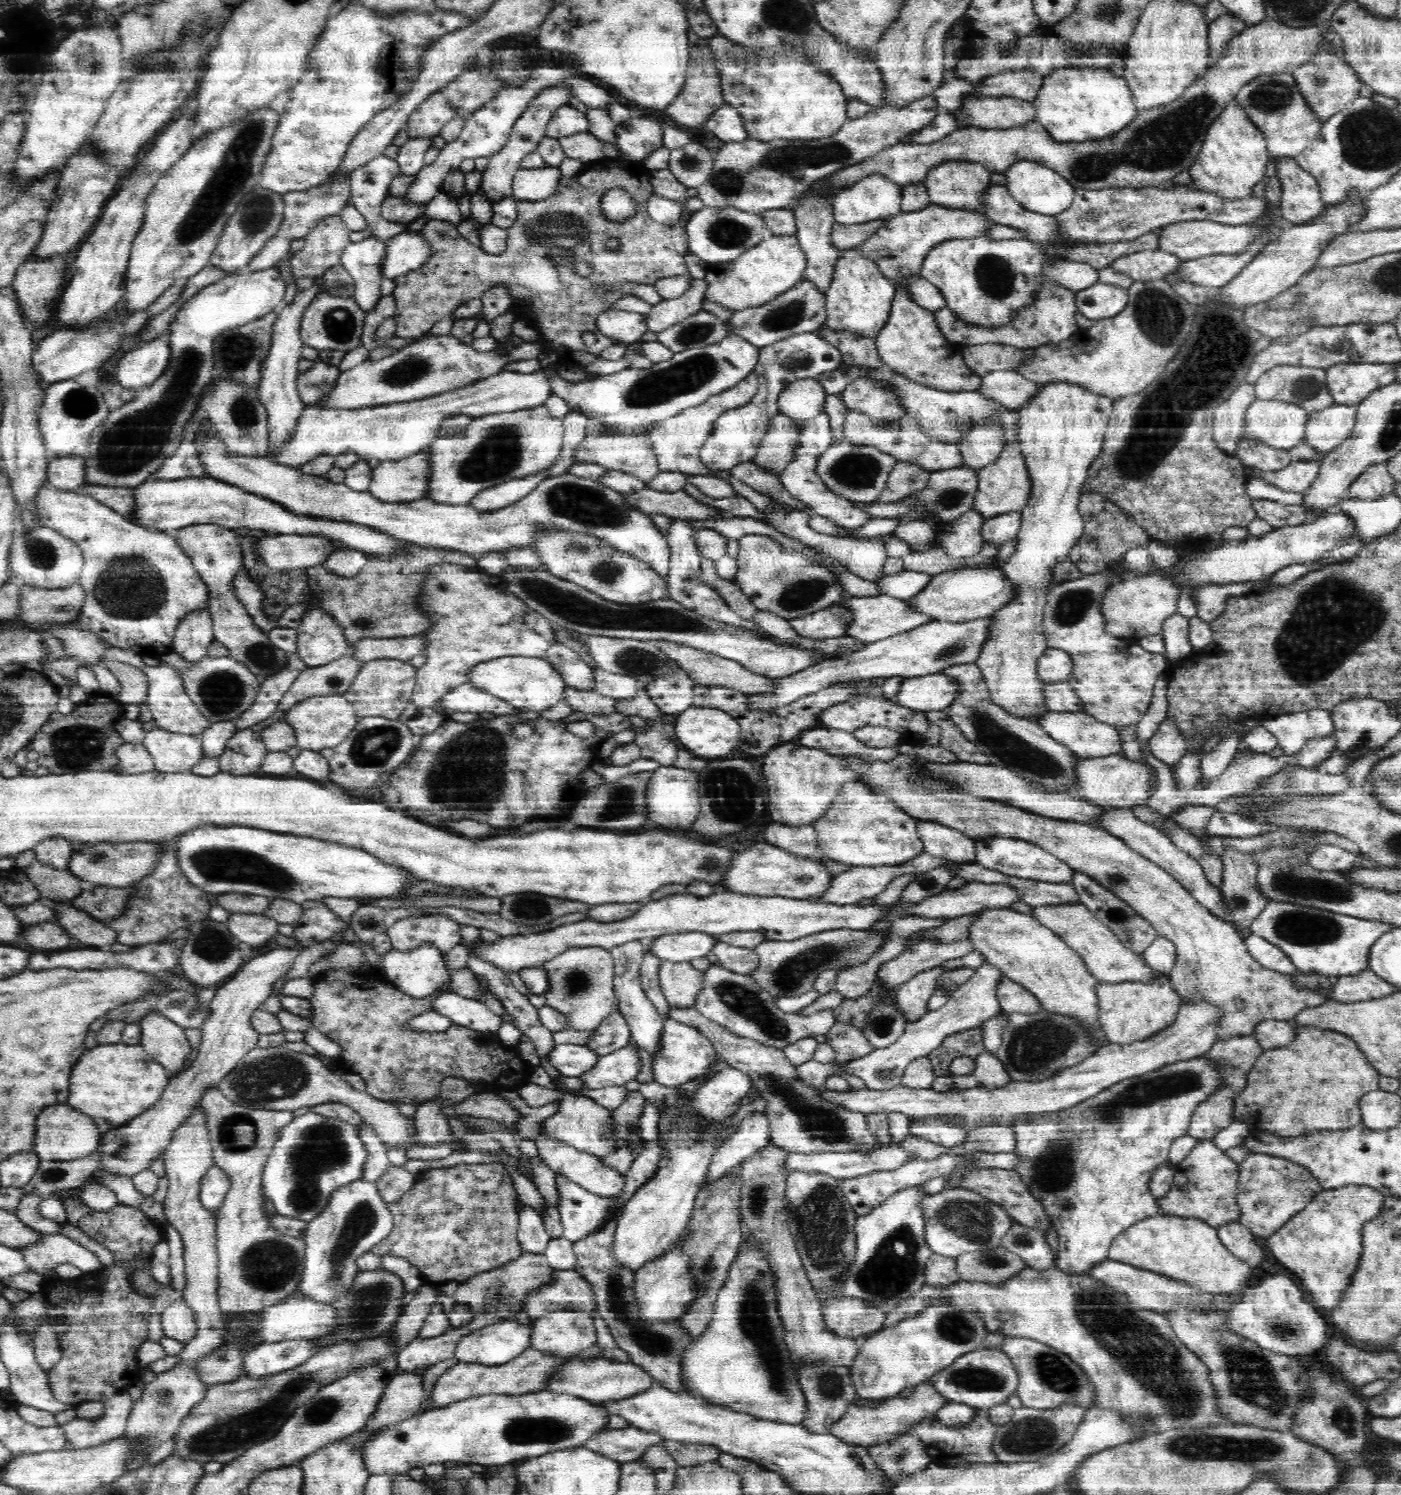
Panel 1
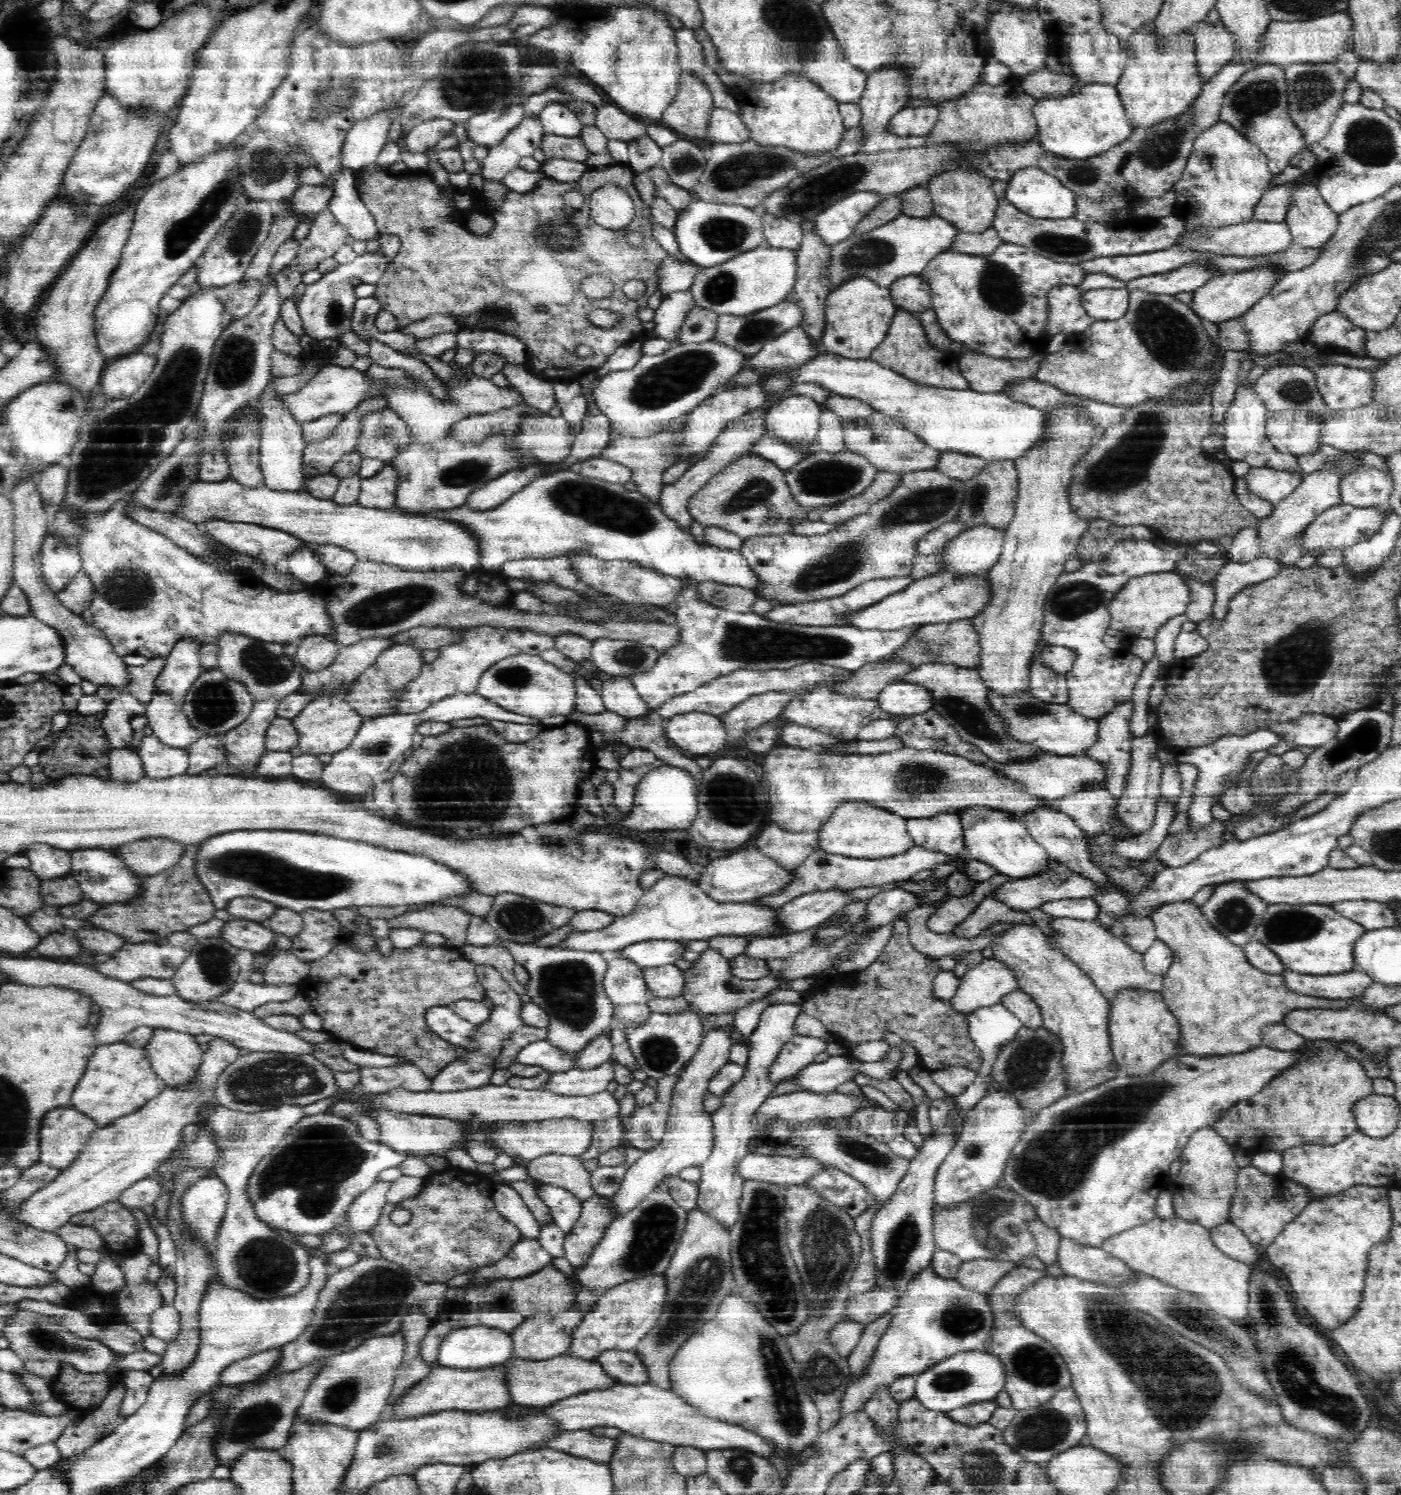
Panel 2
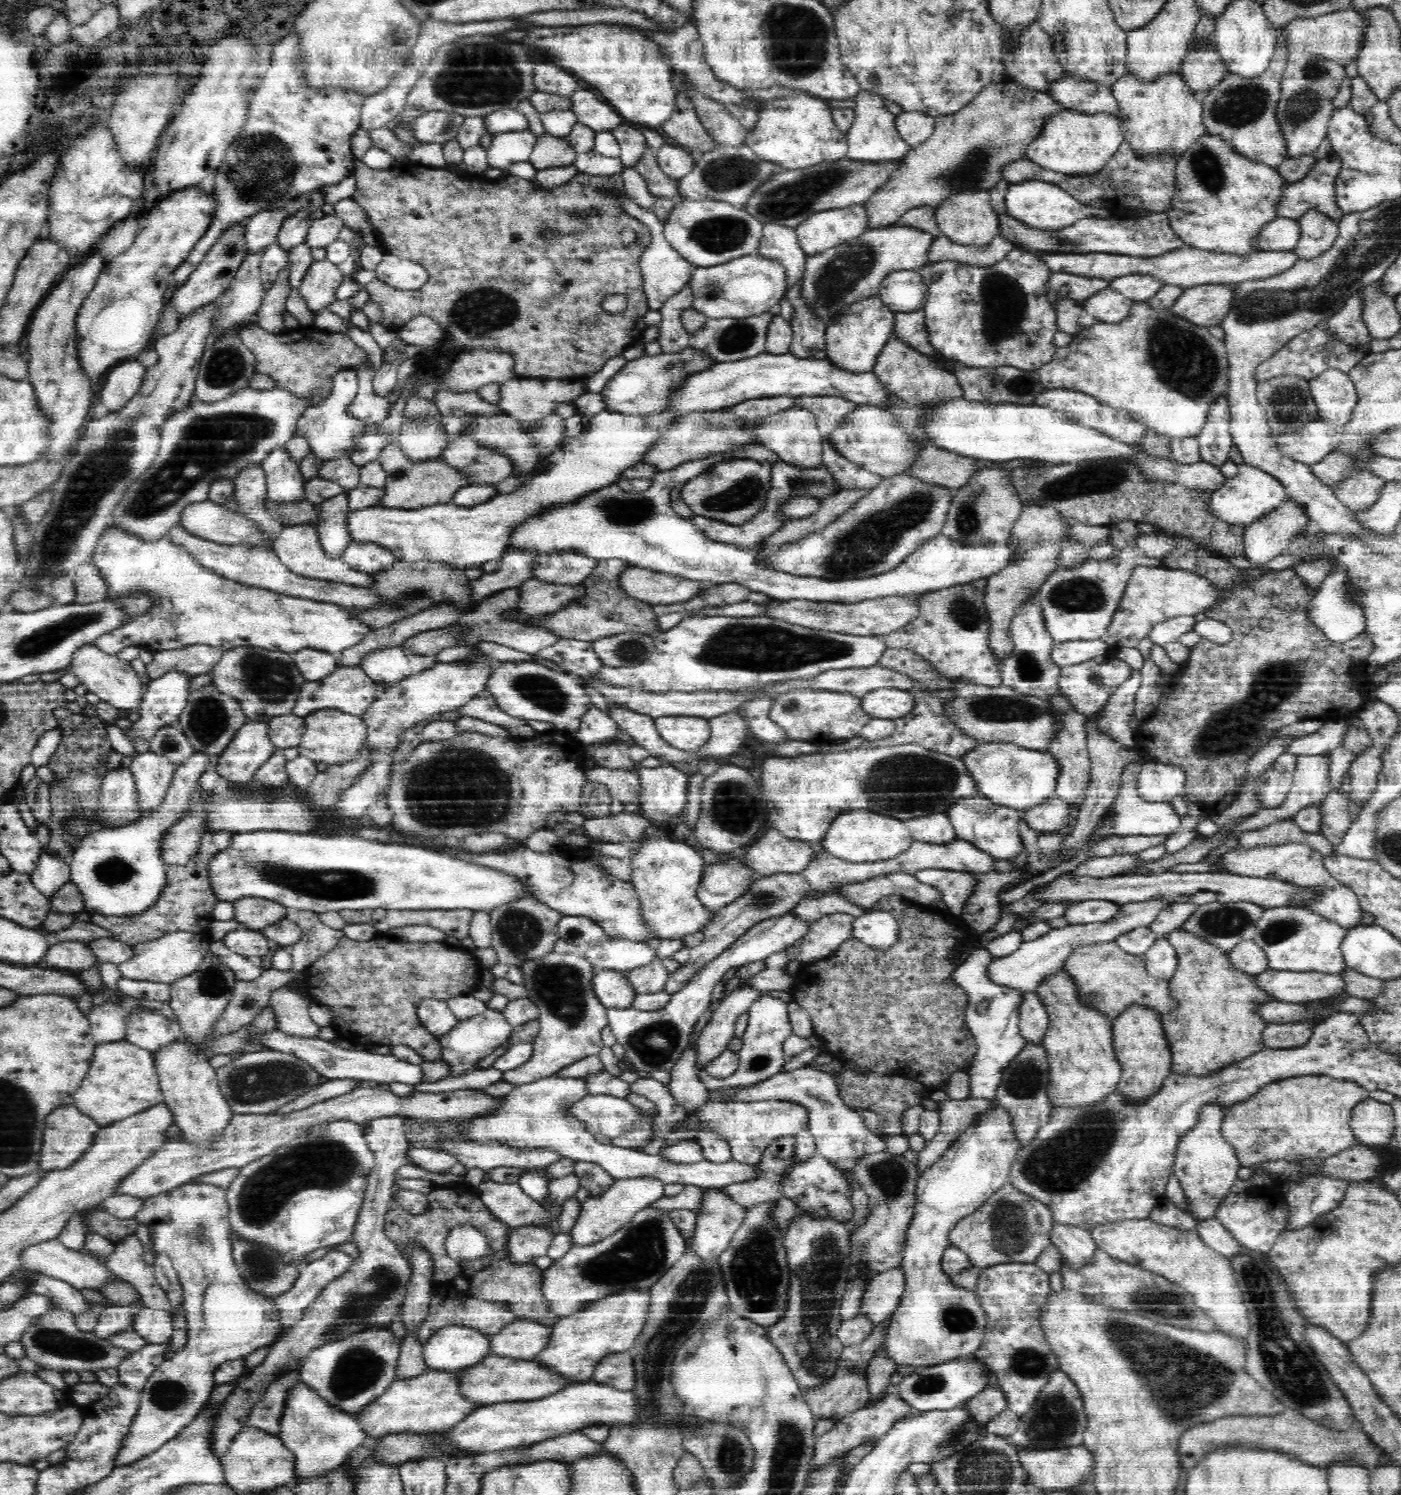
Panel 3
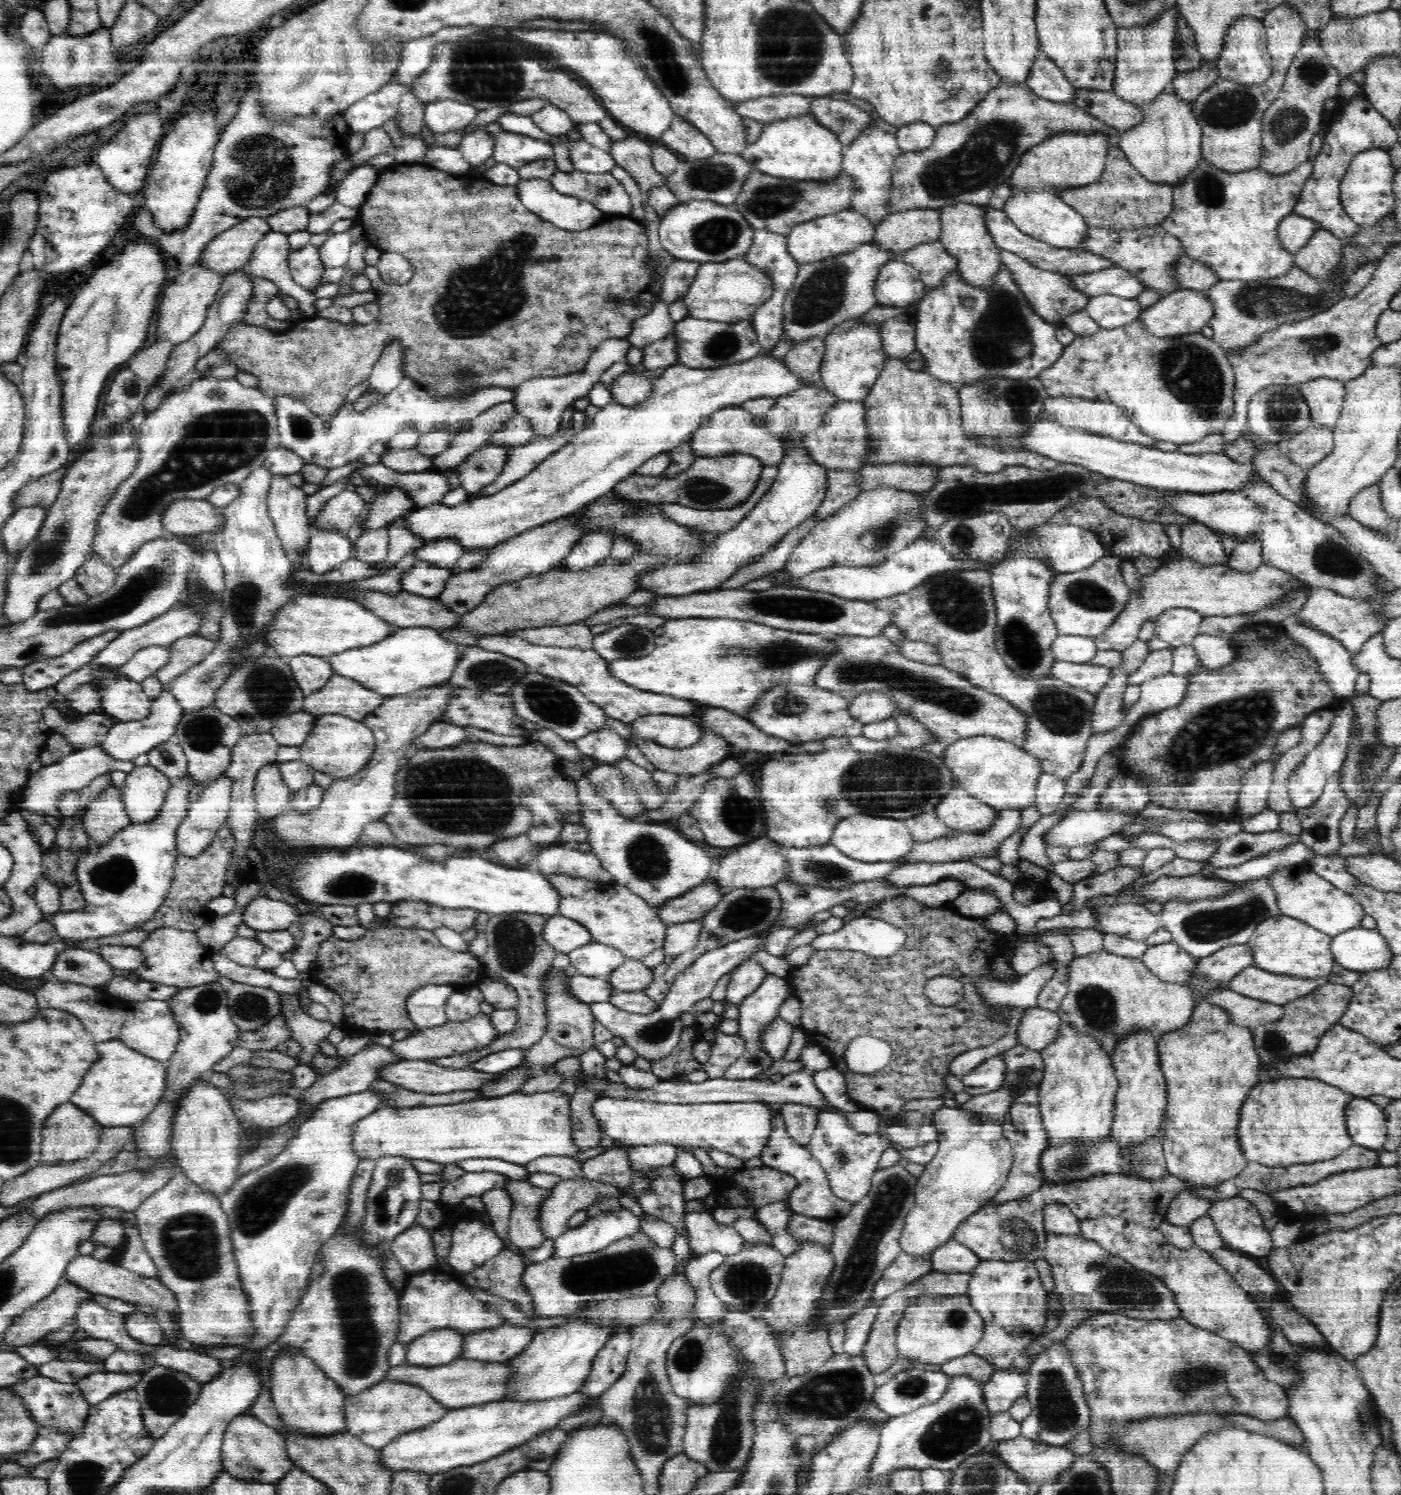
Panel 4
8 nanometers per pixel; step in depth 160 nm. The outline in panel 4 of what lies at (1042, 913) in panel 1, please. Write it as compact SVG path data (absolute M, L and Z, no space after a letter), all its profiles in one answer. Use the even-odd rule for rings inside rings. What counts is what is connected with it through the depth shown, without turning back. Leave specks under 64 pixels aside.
M1111 951L1075 956L1068 964L1068 993L1057 1014L1062 1022L1087 1032L1111 1054L1126 1034L1148 1028L1156 1043L1165 1032L1184 1028L1194 1012L1196 995L1187 986L1160 980L1141 958L1124 957Z

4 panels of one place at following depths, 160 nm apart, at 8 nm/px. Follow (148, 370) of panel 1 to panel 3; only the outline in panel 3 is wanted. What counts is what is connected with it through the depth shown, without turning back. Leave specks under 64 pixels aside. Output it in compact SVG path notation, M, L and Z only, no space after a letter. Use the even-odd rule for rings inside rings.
M130 358L104 375L100 401L109 413L118 411L130 402L130 399L140 390L146 372L146 367L139 364L135 358Z

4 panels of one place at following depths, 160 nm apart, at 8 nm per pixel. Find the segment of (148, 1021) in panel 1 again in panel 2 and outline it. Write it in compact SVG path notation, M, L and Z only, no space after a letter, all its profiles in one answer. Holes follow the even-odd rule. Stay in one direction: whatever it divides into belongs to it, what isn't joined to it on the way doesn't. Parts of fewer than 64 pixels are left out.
M155 1028L152 1039L144 1047L148 1053L148 1061L152 1069L160 1079L164 1080L166 1087L182 1086L188 1084L194 1076L196 1070L201 1066L203 1051L199 1048L194 1036L174 1031L168 1028Z

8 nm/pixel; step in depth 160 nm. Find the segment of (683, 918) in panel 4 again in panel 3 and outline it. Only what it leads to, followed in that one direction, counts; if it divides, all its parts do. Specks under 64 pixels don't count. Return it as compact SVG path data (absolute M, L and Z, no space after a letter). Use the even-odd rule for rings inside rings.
M740 854L734 859L710 864L701 875L698 899L703 906L716 912L748 892L755 875L756 871L740 859Z

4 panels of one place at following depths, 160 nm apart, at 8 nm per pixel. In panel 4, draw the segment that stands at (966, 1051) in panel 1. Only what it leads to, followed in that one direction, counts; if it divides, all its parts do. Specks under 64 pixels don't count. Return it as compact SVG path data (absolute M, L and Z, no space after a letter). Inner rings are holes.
M906 895L892 896L892 898L888 897L881 906L884 908L884 922L890 922L890 924L901 928L906 933L907 939L902 945L902 950L887 957L875 957L864 954L863 952L846 949L814 951L812 956L808 959L808 962L800 967L793 968L786 979L791 986L793 996L802 1004L801 1029L807 1034L807 1041L820 1047L826 1054L828 1054L828 1057L830 1057L830 1061L832 1061L833 1064L832 1067L844 1073L847 1083L845 1092L848 1093L848 1096L852 1097L852 1102L857 1104L857 1109L871 1110L879 1113L880 1116L884 1116L884 1118L892 1118L892 1116L896 1116L901 1112L902 1105L905 1102L908 1102L908 1099L920 1100L923 1098L936 1097L954 1098L955 1094L952 1093L952 1091L949 1091L945 1087L945 1082L943 1082L946 1076L950 1074L951 1063L955 1061L957 1057L960 1057L960 1054L963 1052L992 1046L994 1042L998 1042L1001 1037L1004 1037L1009 1030L1009 1024L1007 1024L1007 1022L992 1022L997 1016L995 1016L995 1012L991 1010L990 1006L986 1006L985 999L981 998L981 994L979 994L978 987L976 987L974 980L976 980L978 976L987 976L988 978L997 978L1000 982L1016 982L1021 975L1016 974L1016 976L1008 977L1006 979L1002 977L1000 973L996 973L996 969L994 969L991 964L993 957L995 955L1007 954L1007 952L1012 951L1015 946L1013 945L1012 947L1012 945L1006 945L1005 948L1003 948L1001 944L1002 940L1006 938L1006 934L992 933L988 931L988 929L984 927L982 920L965 918L950 905L940 907L928 906ZM935 976L951 976L952 978L959 980L964 987L964 997L962 1000L953 1006L937 1006L936 1004L933 1004L931 1000L926 997L924 987L926 986L927 980L930 980ZM858 1036L872 1036L886 1042L892 1048L893 1058L890 1060L890 1064L873 1074L854 1074L850 1072L845 1062L845 1052L848 1044L850 1044L854 1038L858 1038Z

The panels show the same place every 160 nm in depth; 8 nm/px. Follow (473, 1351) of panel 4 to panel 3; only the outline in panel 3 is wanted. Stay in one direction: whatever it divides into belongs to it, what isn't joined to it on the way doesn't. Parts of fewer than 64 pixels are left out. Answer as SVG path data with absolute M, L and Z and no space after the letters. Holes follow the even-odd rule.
M516 1319L510 1325L506 1325L498 1334L492 1335L492 1354L496 1356L510 1356L516 1359L532 1361L536 1356L546 1350L550 1344L551 1334L554 1332L554 1324L540 1323L528 1319Z

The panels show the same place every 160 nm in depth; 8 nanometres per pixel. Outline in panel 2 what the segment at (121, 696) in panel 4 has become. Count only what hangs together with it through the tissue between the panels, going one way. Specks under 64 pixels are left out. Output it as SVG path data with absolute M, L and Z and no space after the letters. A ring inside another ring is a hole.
M34 473L26 475L13 486L8 497L12 501L14 511L13 581L28 598L30 615L34 615L34 618L56 629L64 644L65 663L72 667L83 680L89 680L99 686L112 684L125 692L128 682L130 682L128 668L122 660L123 658L113 651L112 643L108 640L107 635L86 622L81 615L73 613L66 605L60 603L57 595L45 585L39 572L40 550L48 535L50 524L46 510L44 510L42 494L38 491L38 477L34 476Z

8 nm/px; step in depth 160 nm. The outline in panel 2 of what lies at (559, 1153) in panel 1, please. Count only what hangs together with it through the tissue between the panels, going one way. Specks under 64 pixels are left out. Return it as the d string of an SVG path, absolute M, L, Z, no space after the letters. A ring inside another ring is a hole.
M542 1154L525 1166L528 1170L528 1181L539 1180L546 1184L565 1188L583 1203L594 1191L590 1185L590 1170L583 1167L579 1156L569 1154Z

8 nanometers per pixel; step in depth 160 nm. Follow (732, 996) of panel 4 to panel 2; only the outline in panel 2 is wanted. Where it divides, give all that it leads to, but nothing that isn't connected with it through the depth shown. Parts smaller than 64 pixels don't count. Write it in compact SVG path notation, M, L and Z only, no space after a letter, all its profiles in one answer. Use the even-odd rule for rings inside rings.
M713 1028L704 1036L703 1046L673 1087L667 1132L662 1142L658 1147L645 1152L627 1169L619 1190L609 1197L612 1199L616 1217L632 1210L650 1191L656 1190L660 1182L665 1182L666 1178L677 1176L686 1166L701 1166L711 1156L715 1145L715 1129L711 1113L703 1109L703 1100L712 1078L730 1062L729 1053L732 1045L731 1034L723 1028Z

